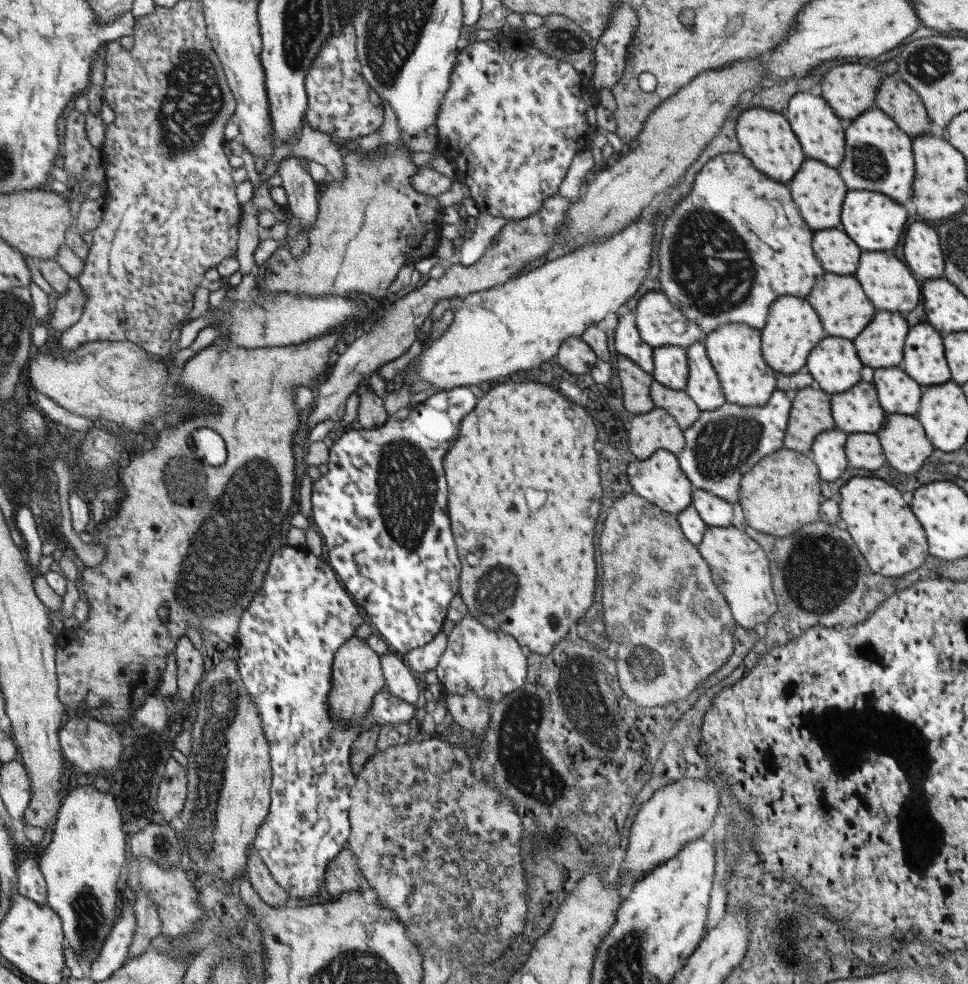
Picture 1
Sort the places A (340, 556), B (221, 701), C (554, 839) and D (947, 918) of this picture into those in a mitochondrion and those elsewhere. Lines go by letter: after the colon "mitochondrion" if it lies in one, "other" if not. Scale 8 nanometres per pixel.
A: other
B: mitochondrion
C: other
D: other

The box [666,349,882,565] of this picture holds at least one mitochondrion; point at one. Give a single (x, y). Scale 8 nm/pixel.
(722, 446)

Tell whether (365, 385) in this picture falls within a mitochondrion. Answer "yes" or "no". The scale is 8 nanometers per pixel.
no

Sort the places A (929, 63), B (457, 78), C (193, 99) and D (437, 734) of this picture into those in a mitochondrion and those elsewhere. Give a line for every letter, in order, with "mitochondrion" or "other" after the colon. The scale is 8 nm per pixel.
A: mitochondrion
B: other
C: mitochondrion
D: other

